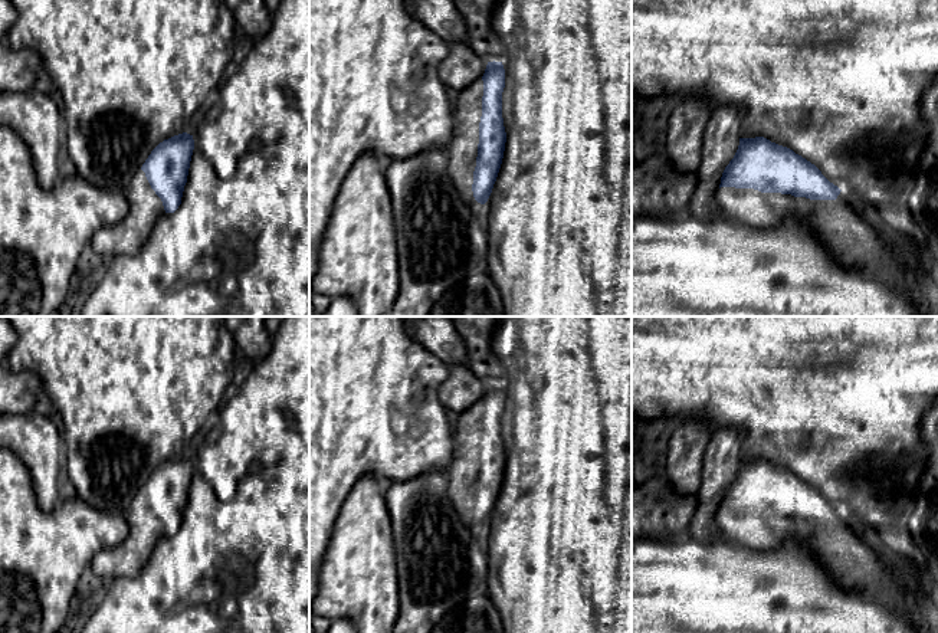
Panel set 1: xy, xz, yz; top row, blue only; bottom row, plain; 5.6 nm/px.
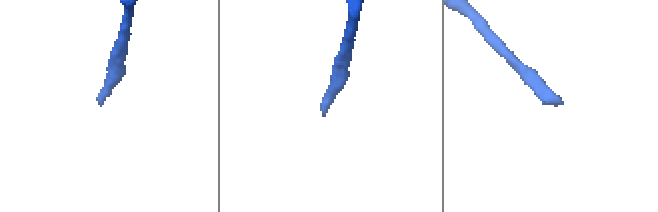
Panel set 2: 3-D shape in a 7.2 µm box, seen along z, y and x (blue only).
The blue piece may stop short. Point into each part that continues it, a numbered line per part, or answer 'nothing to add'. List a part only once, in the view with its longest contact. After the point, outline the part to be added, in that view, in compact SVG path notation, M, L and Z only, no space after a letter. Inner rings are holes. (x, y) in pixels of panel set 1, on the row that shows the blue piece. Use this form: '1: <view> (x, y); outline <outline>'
1: xz (462, 150); outline M482 78L459 92L452 114L453 121L456 122L456 132L450 142L446 145L449 158L449 178L455 188L459 191L462 200L478 209L481 209L482 204L475 200L472 184L478 157L482 96Z

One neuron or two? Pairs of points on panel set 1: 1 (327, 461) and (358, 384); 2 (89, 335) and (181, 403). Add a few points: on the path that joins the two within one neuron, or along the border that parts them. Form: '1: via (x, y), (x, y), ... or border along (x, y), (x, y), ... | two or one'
1: via (327, 442), (327, 416), (340, 403) | one
2: via (112, 335), (158, 380) | one

